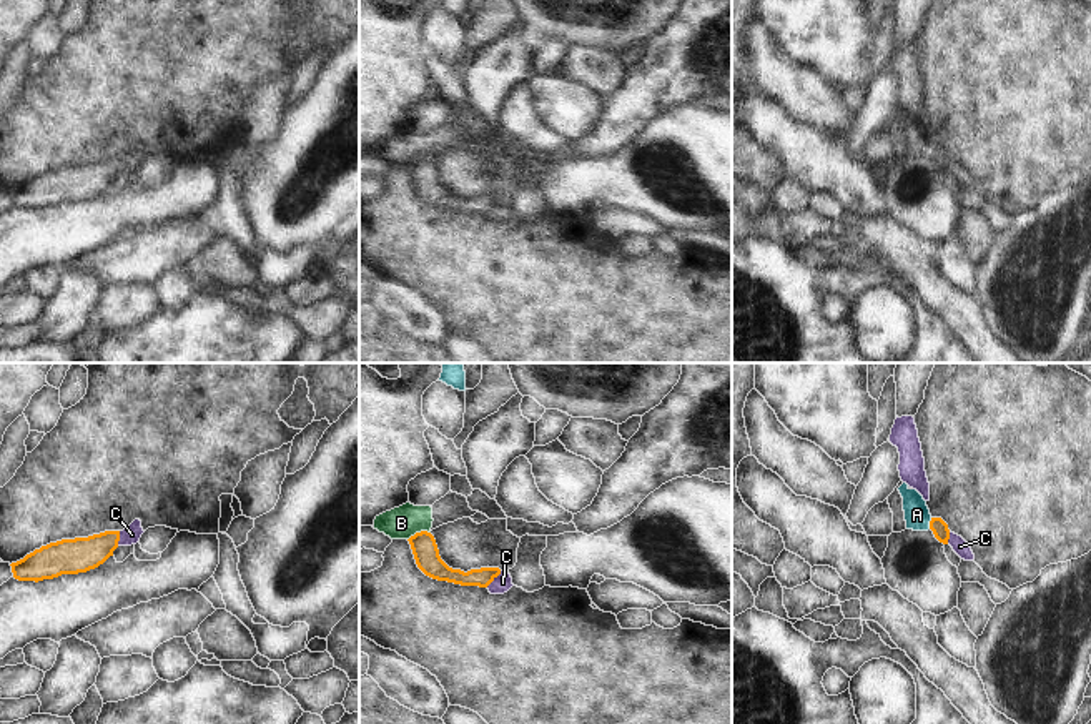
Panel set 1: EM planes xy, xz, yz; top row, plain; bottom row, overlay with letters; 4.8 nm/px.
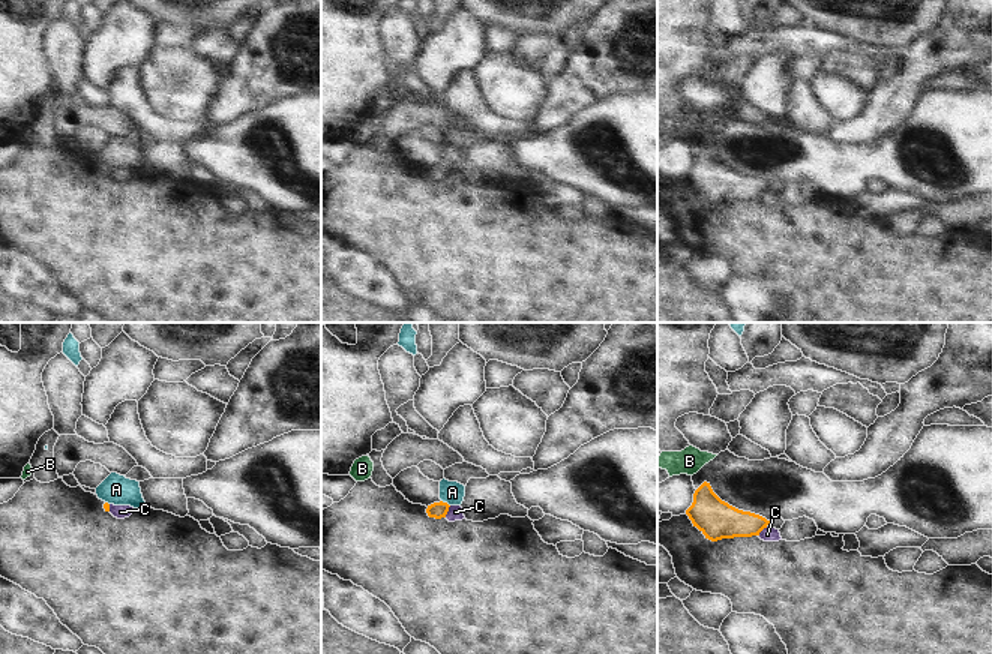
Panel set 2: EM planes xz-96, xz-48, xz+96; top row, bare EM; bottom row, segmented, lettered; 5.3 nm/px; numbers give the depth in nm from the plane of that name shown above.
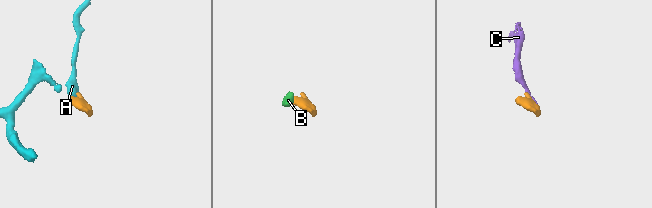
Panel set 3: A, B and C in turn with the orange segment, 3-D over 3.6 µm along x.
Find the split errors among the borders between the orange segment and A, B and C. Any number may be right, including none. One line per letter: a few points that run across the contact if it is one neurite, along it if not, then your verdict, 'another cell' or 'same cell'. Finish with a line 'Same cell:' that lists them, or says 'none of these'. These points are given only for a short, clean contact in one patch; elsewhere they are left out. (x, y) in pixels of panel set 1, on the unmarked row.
A: line yz (937, 152), (930, 150), (917, 142); same cell
B: line xz (429, 158), (416, 158), (408, 167); another cell
C: line xz (501, 198), (486, 213); another cell
Same cell: A

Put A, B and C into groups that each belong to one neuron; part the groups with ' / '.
A / B / C

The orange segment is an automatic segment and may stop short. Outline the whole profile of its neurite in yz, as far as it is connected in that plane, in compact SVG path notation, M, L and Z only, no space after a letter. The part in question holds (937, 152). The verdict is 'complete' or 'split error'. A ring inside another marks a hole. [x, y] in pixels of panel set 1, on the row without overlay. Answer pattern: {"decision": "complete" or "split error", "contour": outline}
{"decision": "split error", "contour": "M903 110L898 115L898 118L903 125L906 156L913 158L931 156L940 170L948 171L950 166L948 151L941 145L933 145L930 141L930 136L923 123L916 117L910 117L906 110Z"}

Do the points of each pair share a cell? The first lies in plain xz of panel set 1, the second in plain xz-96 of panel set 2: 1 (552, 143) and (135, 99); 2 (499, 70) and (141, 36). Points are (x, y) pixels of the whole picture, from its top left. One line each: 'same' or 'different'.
1: same
2: same

